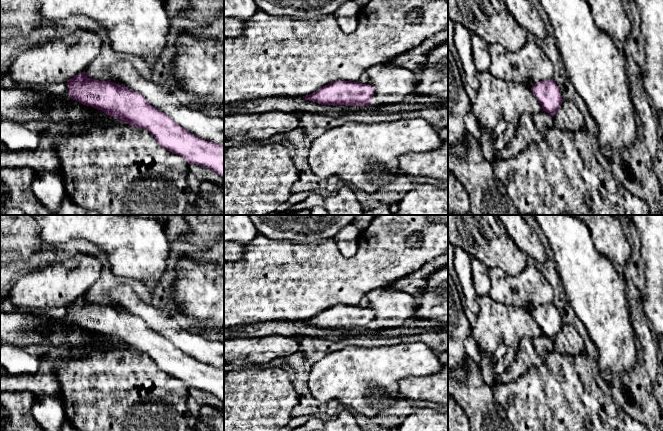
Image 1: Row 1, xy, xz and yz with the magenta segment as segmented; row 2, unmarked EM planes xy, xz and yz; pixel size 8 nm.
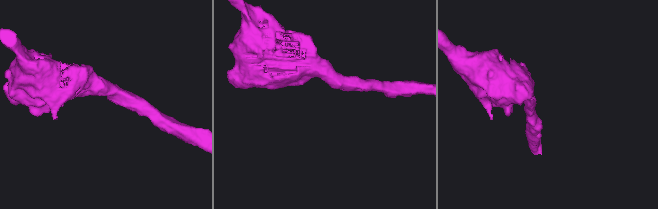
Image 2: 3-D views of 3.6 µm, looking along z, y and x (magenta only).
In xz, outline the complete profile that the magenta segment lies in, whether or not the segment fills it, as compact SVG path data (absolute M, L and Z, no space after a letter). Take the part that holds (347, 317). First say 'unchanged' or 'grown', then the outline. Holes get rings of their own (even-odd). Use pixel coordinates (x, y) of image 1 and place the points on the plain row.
unchanged; M335 305L323 310L318 315L303 320L306 324L322 329L367 330L375 313L371 309L351 305Z

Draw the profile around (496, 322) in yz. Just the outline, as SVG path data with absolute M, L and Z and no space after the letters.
M489 294L477 295L477 302L479 305L477 322L475 326L471 328L472 336L477 346L482 348L488 355L494 354L500 341L508 346L508 350L502 357L495 361L493 366L495 375L499 376L505 372L515 360L520 347L520 341L523 337L534 339L542 336L543 333L531 313L521 307L496 303L491 299Z

